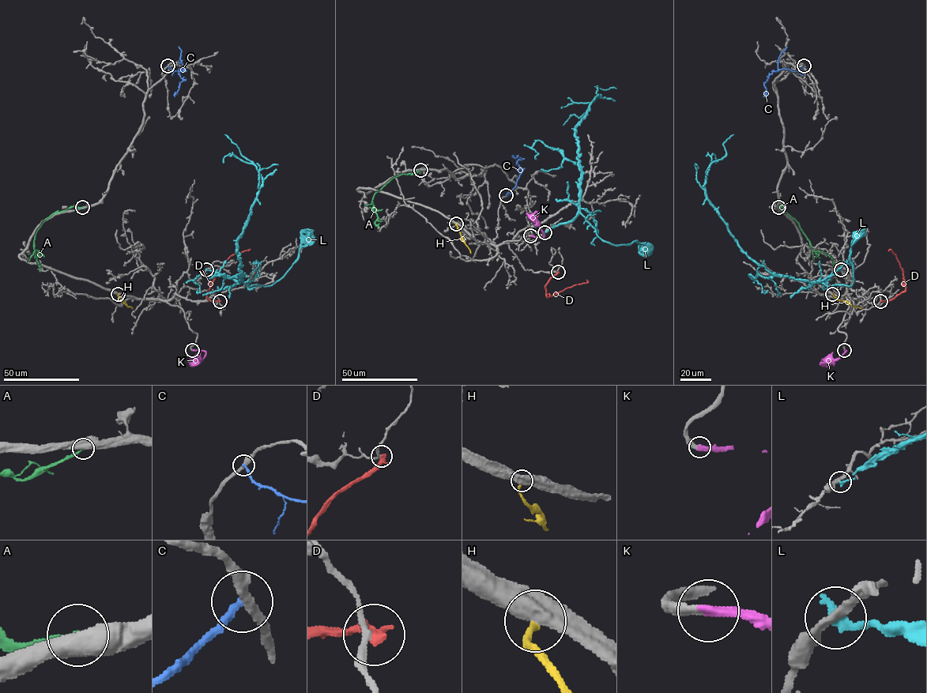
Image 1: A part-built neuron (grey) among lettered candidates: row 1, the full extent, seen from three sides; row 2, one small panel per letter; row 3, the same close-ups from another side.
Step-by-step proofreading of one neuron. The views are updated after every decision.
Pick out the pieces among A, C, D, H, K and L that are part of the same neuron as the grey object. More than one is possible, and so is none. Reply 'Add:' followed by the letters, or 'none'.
Add: K

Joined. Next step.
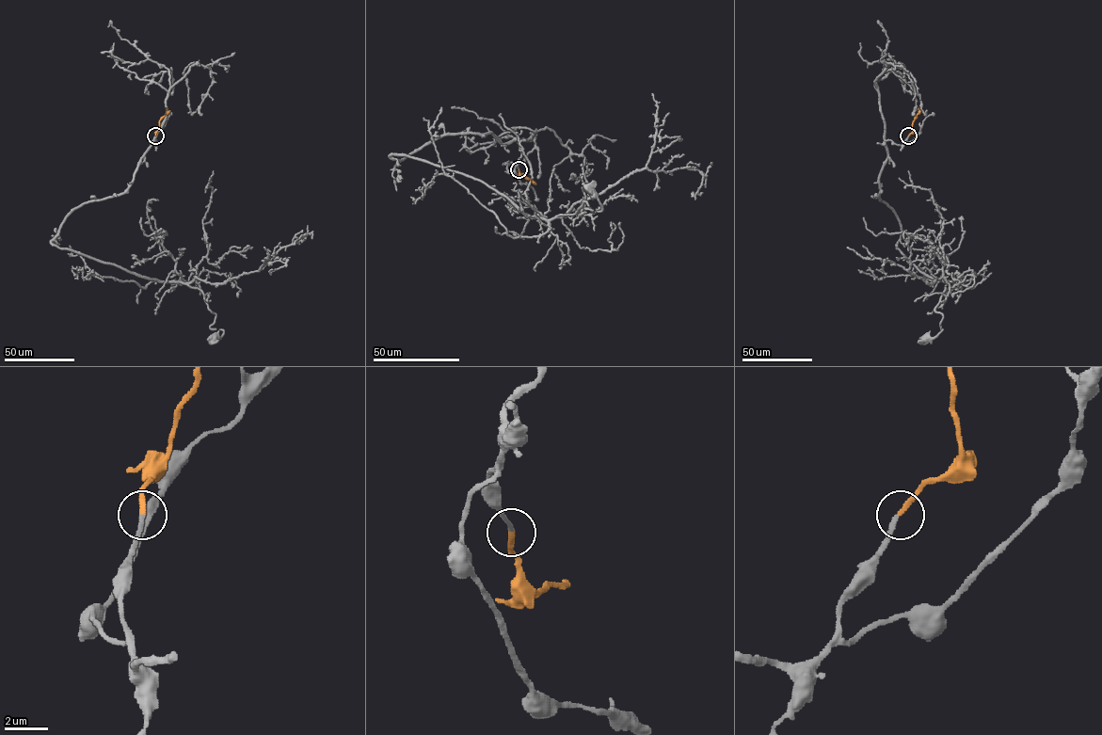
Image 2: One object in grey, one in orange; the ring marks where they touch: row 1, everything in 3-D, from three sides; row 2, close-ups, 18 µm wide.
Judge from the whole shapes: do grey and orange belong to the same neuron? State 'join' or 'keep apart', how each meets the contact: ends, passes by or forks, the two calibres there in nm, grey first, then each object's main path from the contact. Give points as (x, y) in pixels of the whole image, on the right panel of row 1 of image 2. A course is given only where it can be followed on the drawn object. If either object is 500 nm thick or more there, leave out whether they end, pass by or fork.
join; grey ends there; orange ends there; 200 nm thick on the grey side, 240 nm on the other; grey runs (908, 135), (885, 140), (879, 197), (898, 217), (897, 247), (949, 281), (934, 309), (943, 329), (926, 339); orange runs (909, 135), (918, 108)

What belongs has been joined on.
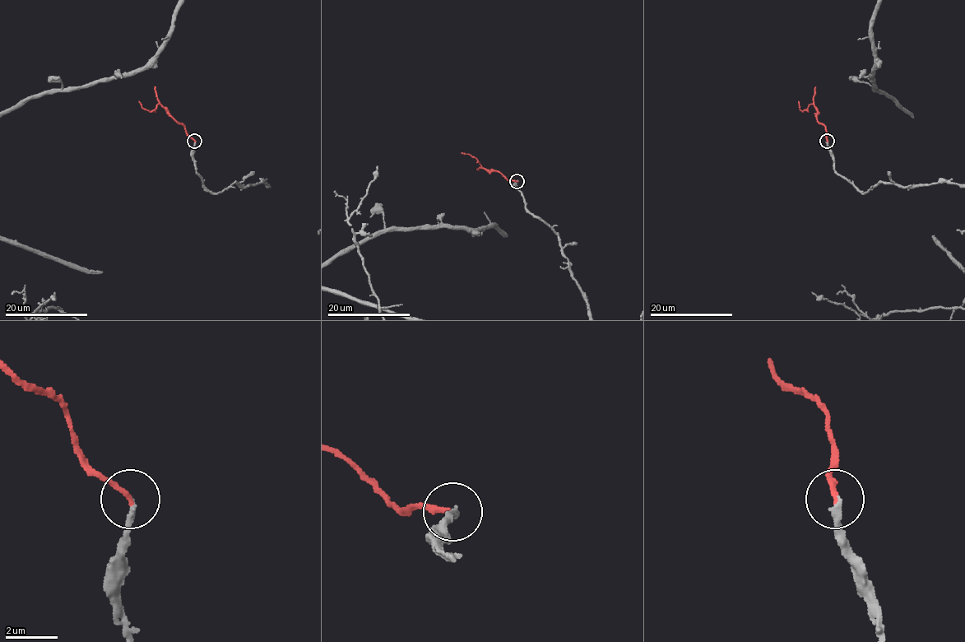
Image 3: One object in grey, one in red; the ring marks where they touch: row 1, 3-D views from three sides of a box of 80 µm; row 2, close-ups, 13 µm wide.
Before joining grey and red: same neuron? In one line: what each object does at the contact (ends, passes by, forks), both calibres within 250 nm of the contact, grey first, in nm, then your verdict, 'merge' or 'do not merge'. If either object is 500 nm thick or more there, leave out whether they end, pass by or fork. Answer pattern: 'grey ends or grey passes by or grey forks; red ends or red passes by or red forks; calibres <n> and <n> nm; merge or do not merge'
grey ends; red ends; calibres 240 and 200 nm; merge

